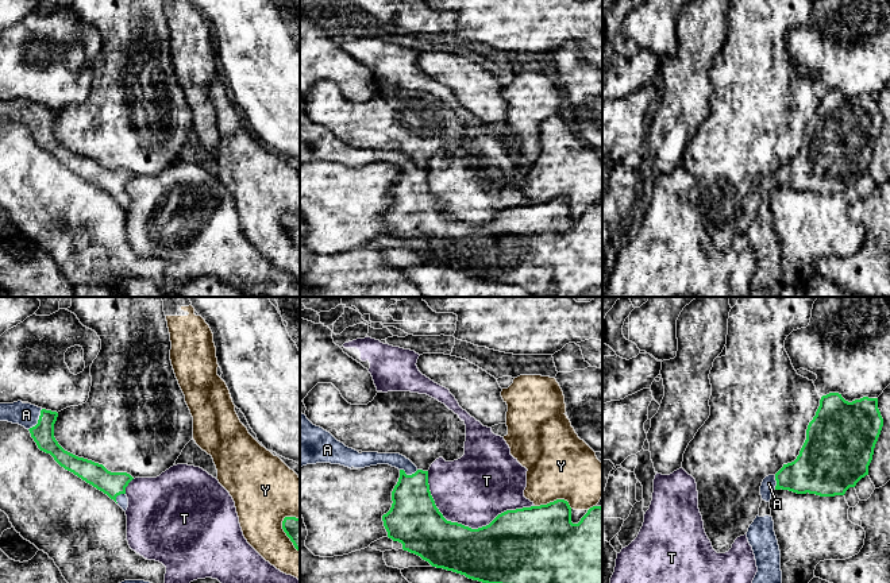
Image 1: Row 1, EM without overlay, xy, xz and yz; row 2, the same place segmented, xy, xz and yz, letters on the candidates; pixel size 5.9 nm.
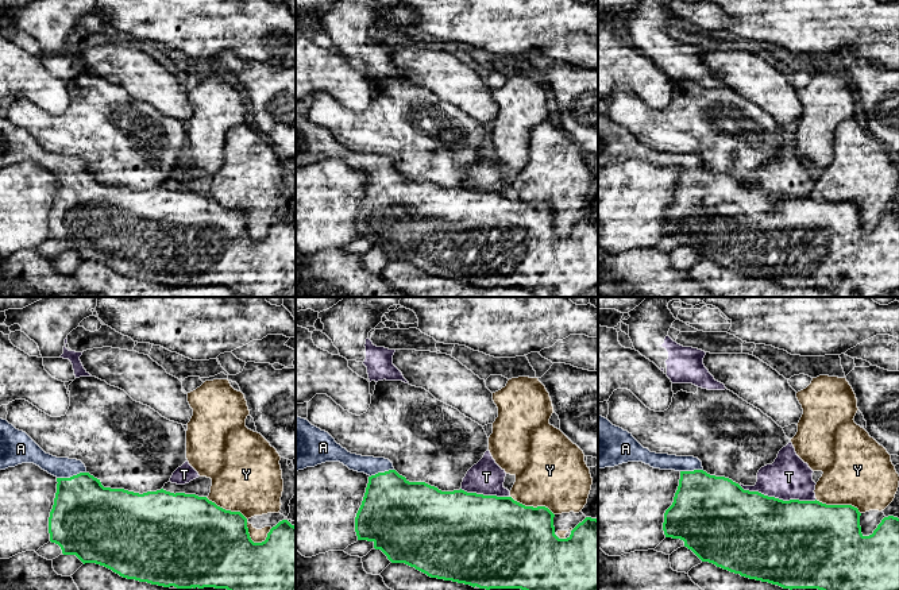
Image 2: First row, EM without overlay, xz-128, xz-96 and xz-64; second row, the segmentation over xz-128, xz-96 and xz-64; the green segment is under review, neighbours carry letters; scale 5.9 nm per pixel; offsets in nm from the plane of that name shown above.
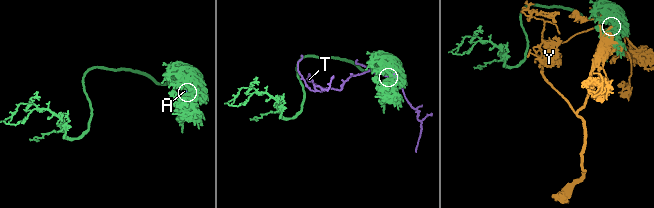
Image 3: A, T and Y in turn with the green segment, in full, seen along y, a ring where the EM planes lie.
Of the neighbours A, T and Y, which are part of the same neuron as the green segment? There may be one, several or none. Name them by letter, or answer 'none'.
A

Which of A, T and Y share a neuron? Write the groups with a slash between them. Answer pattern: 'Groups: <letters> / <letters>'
Groups: A / T / Y

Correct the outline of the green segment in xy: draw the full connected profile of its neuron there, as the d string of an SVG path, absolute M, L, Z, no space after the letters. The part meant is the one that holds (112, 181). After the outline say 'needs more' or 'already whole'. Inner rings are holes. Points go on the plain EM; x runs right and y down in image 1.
M22 99L0 101L0 119L19 121L30 128L38 146L50 151L65 167L107 192L124 209L128 205L126 185L134 177L127 170L111 170L103 162L65 148L54 135L58 111Z; needs more

